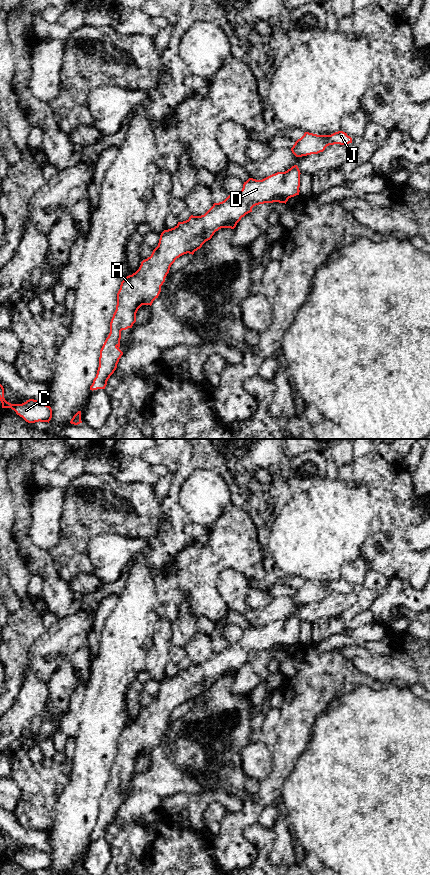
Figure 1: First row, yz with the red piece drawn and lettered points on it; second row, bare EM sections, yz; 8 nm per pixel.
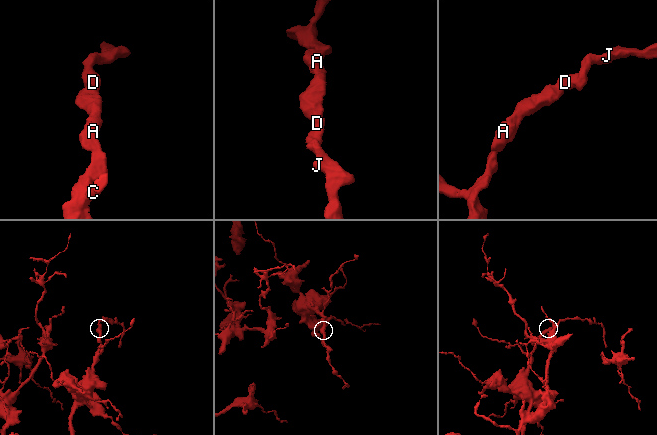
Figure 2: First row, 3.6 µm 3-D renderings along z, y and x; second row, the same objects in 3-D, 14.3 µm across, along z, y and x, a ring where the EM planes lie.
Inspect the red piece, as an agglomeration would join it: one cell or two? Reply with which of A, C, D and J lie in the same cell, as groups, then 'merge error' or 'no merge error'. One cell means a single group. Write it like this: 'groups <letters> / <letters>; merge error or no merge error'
groups A C D J; no merge error

